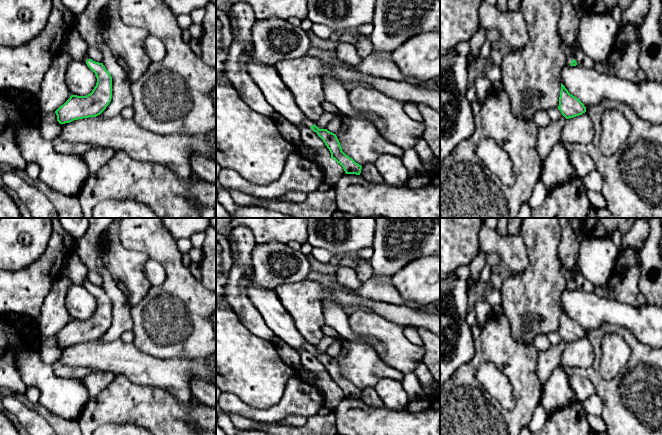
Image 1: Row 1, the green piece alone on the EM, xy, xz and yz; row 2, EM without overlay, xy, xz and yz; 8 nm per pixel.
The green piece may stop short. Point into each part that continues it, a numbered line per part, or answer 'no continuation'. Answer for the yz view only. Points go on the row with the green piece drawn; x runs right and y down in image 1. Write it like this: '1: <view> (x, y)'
1: yz (567, 51)

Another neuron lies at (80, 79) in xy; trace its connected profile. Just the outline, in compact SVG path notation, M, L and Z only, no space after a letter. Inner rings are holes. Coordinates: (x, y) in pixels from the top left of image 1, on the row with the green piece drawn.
M72 60L67 67L65 81L72 95L86 96L96 86L97 78L86 62Z

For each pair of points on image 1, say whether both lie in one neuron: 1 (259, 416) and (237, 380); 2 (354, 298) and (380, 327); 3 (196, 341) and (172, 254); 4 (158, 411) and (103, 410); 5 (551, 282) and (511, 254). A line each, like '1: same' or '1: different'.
1: different
2: different
3: same
4: same
5: different

